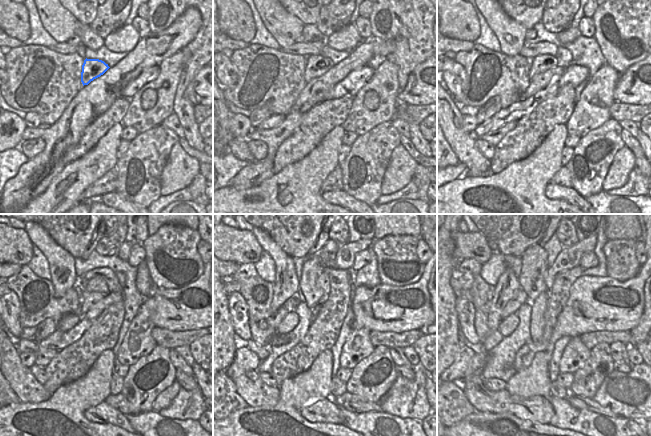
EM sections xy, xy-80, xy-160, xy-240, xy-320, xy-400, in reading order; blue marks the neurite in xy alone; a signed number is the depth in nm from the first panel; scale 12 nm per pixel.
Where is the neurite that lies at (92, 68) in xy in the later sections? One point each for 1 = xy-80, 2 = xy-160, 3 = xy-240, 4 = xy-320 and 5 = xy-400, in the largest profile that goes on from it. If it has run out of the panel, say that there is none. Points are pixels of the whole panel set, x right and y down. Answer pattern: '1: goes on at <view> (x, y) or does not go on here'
1: goes on at xy-80 (316, 65)
2: goes on at xy-160 (541, 63)
3: goes on at xy-240 (97, 284)
4: goes on at xy-320 (323, 282)
5: goes on at xy-400 (569, 257)

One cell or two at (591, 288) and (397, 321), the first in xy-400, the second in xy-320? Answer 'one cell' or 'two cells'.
one cell

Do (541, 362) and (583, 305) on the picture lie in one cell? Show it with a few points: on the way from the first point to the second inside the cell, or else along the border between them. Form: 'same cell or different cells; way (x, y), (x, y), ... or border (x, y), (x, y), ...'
different cells; border (544, 351), (549, 359)

